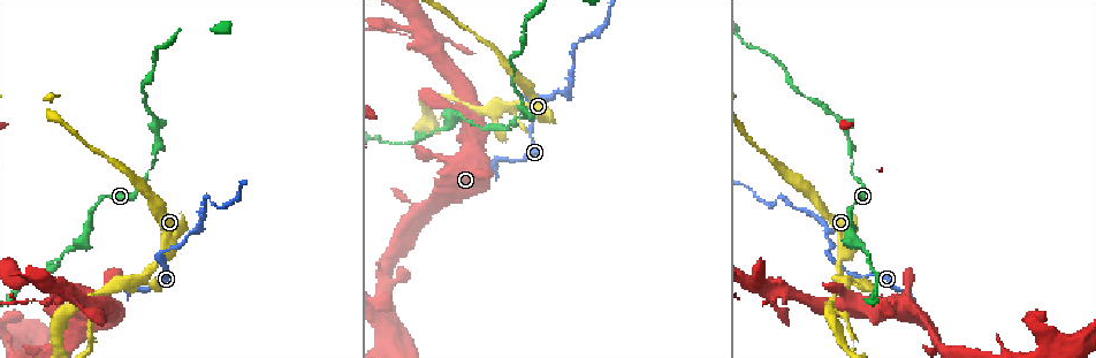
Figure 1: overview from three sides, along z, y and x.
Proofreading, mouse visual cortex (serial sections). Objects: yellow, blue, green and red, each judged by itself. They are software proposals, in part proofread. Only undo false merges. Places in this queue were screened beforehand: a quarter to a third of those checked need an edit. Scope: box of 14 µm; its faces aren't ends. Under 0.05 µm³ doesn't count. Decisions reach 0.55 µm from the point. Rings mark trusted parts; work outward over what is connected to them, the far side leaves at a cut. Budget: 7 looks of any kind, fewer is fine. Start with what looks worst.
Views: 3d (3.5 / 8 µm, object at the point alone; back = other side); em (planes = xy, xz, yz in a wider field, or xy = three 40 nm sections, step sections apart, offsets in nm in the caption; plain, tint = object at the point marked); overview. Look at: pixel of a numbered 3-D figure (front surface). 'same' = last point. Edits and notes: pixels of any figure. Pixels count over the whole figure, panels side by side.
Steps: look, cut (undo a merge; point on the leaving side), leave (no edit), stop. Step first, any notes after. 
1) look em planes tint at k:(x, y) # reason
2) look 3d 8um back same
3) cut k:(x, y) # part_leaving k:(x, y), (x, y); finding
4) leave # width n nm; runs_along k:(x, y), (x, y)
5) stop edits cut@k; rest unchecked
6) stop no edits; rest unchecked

look 3d 3.5um at 1:(451, 97) # sharp bend

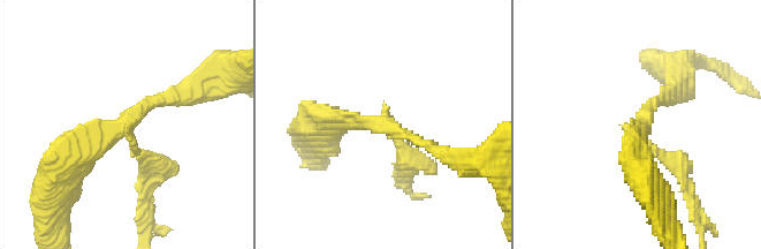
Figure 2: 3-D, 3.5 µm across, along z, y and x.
look em xy step 2 tint at 2:(124, 124) # now the EM

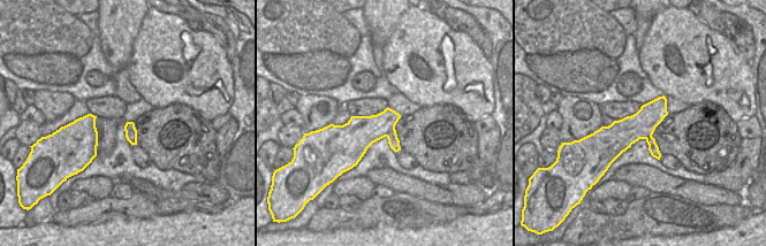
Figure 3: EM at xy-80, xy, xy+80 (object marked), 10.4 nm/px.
leave # runs_along 2:(184, 90), (145, 104), (61, 172); all the same cell

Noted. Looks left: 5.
look 3d 3.5um back at 1:(160, 256) # sharp bend

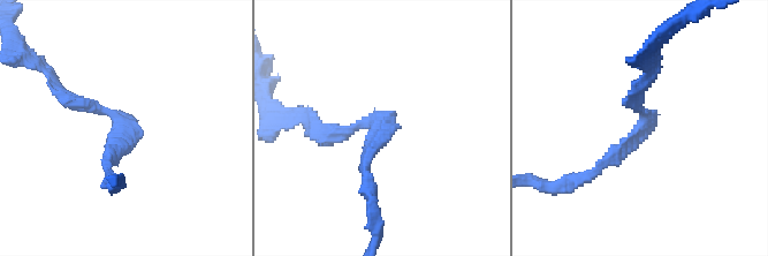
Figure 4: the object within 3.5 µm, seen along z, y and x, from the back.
leave # arm_widths 150, 200 nm; runs_along 4:(587, 177), (644, 127), (640, 91); all the same cell

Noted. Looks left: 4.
look 3d 3.5um at 1:(579, 41) # abrupt turn

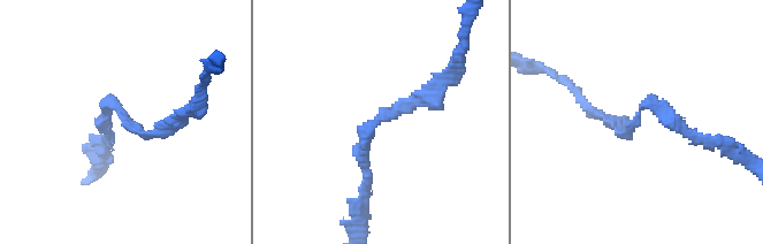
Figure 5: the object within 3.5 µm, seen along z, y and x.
look em xy step 3 tint at 5:(377, 119) # arm_widths 150, 150 nm

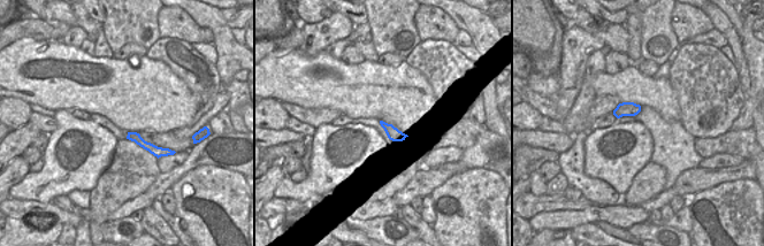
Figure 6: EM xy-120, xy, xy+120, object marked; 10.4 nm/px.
leave # runs_along 5:(365, 170), (372, 123), (439, 91); one cell here

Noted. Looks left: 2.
stop no edits; rest unchecked

